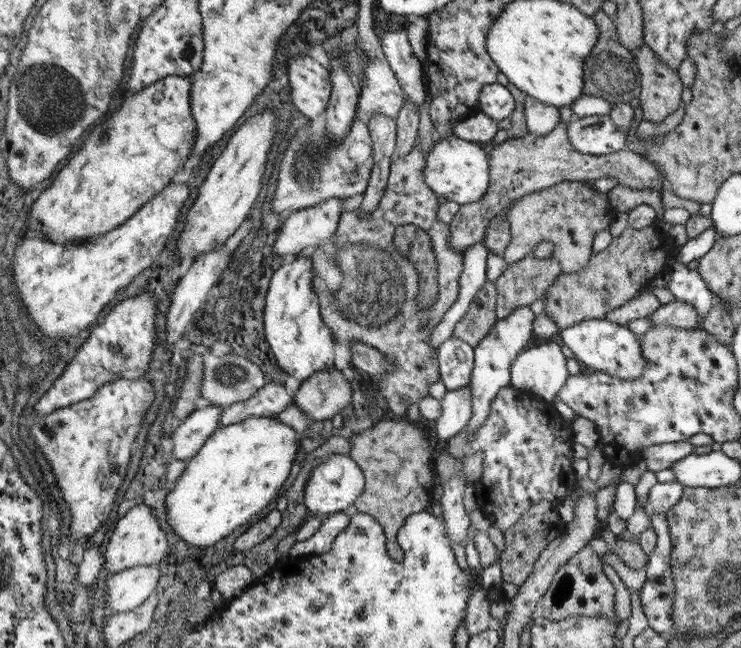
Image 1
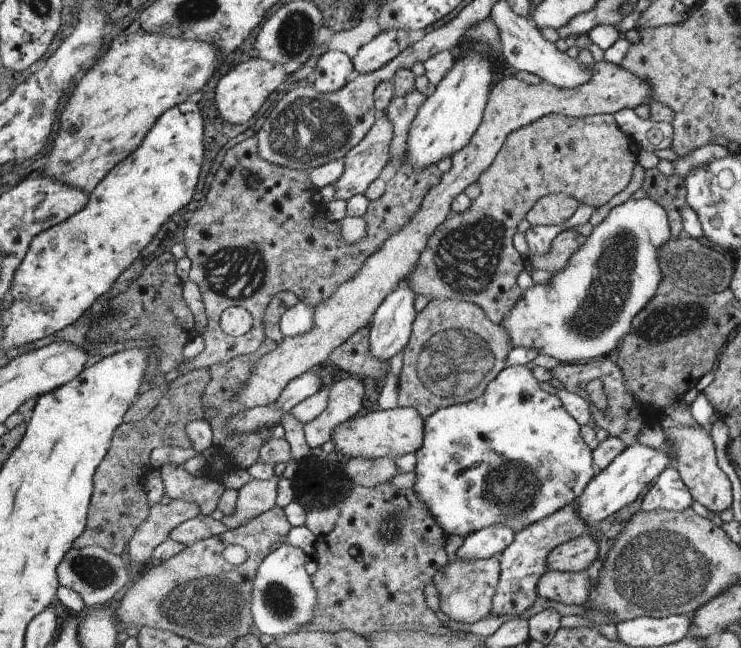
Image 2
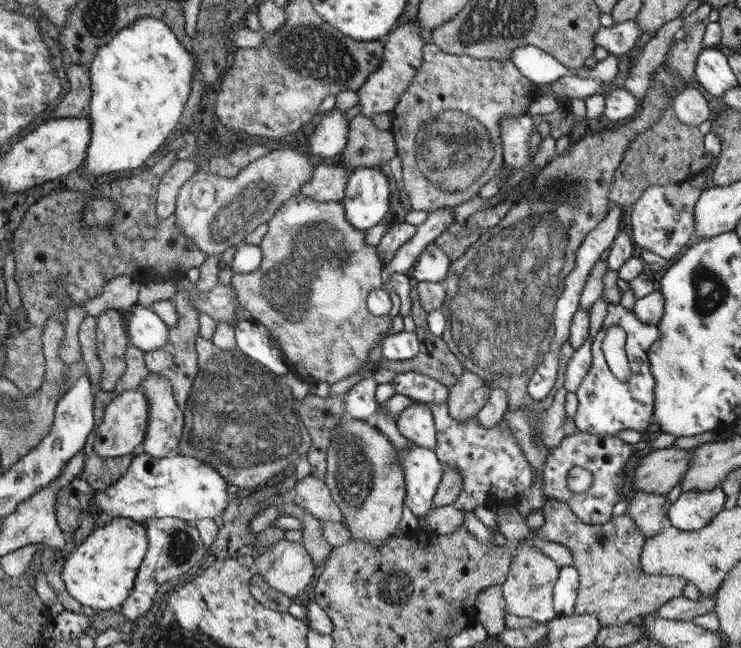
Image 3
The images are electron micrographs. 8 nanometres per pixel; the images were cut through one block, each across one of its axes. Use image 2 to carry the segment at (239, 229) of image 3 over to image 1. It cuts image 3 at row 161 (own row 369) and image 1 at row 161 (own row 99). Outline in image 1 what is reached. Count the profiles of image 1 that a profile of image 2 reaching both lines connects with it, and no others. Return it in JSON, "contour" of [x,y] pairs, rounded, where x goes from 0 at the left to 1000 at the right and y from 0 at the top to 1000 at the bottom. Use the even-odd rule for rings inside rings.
{"contour":[[[754,191],[744,207],[733,213],[711,207],[709,213],[698,216],[687,210],[684,219],[660,228],[663,228],[660,231],[663,287],[657,290],[657,299],[644,315],[622,318],[617,333],[606,343],[609,380],[617,389],[628,389],[630,383],[649,377],[655,370],[655,355],[660,340],[673,333],[676,327],[684,327],[690,315],[695,315],[695,309],[706,302],[719,302],[722,296],[738,293],[757,281],[800,281],[811,275],[825,275],[833,281],[833,287],[843,287],[854,293],[887,293],[887,299],[895,299],[895,293],[900,290],[897,272],[870,241],[854,238],[849,231],[838,231],[819,241],[795,241],[776,235],[765,213],[765,191]]]}

